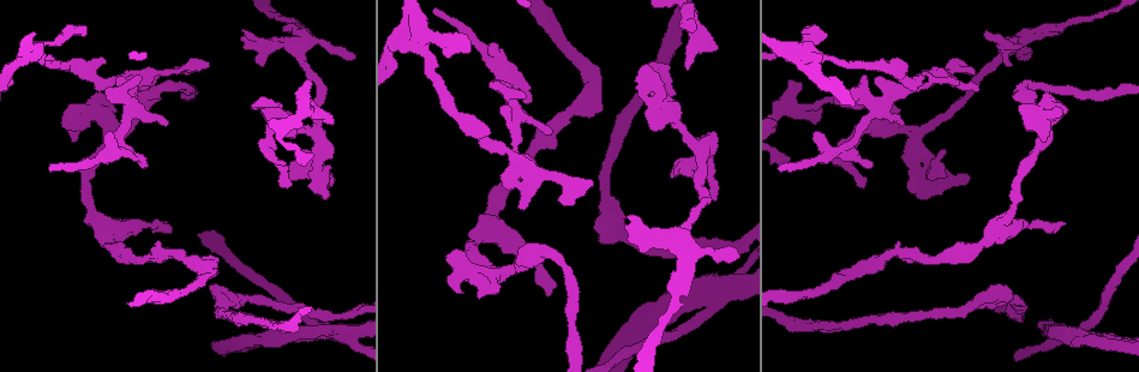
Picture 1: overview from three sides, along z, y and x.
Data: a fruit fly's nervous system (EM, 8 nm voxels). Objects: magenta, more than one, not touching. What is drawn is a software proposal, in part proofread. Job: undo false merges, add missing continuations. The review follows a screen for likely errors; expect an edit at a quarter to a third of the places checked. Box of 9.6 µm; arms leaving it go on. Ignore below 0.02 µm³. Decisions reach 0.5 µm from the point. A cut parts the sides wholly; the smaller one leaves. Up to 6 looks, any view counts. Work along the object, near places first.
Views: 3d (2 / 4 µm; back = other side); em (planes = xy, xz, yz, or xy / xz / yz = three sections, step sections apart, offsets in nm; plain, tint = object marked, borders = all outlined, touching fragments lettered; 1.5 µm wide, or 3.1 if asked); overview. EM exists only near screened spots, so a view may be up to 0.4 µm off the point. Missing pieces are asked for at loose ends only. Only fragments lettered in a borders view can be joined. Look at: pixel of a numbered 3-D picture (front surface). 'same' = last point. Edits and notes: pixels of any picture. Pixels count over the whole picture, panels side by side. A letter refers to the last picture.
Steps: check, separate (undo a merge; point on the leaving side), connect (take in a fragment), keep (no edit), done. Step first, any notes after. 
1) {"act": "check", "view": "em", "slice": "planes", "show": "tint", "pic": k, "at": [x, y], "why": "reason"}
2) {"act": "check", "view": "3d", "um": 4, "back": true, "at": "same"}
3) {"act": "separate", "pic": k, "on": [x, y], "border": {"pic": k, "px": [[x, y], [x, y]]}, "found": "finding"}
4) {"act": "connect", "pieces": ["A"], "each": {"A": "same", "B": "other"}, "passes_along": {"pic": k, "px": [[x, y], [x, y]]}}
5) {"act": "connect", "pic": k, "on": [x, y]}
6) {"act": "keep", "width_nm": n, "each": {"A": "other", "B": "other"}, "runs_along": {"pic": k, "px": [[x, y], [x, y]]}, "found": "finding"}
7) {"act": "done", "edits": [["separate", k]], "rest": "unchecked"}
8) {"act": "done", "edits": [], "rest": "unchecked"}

{"act": "check", "view": "3d", "um": 4, "pic": 1, "at": [551, 134], "why": "thin end"}

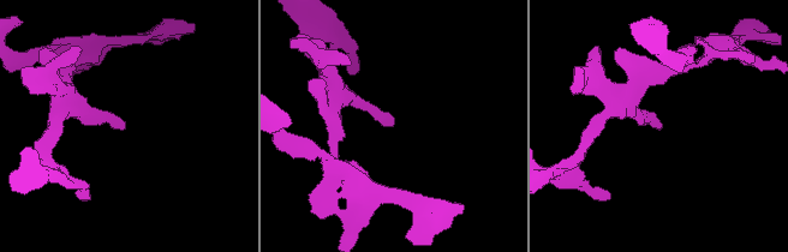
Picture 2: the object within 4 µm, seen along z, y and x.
{"act": "check", "view": "em", "slice": "yz", "step": 4, "show": "borders", "pic": 2, "at": [660, 128], "why": "now the EM"}

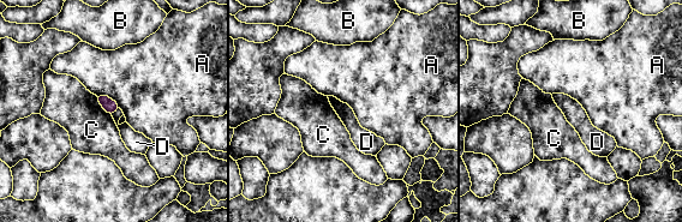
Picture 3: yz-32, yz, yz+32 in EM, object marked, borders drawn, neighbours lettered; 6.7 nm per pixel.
{"act": "check", "view": "em", "slice": "planes", "show": "borders", "at": "same"}

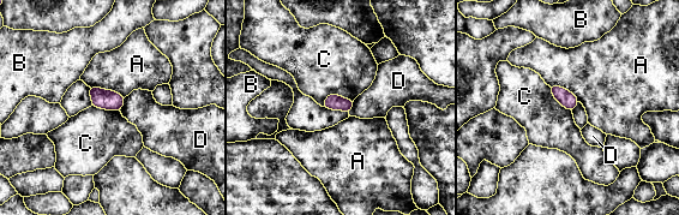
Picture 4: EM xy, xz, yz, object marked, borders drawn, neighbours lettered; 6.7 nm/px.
{"act": "keep", "each": {"A": "other", "B": "other", "C": "other", "D": "other"}, "border": {"pic": 4, "px": [[353, 101], [330, 94], [322, 105]]}, "found": "none of them fits"}

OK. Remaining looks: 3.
{"act": "check", "view": "3d", "um": 2, "back": true, "pic": 1, "at": [740, 256]}

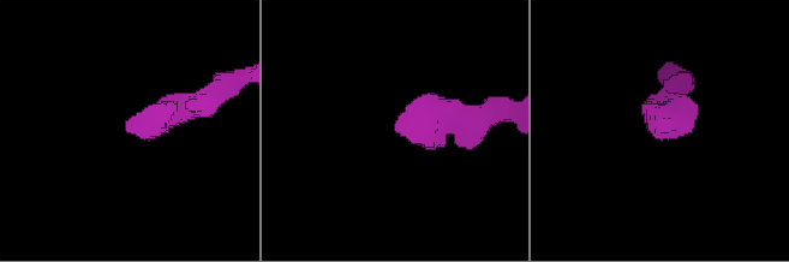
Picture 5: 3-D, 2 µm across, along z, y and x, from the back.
{"act": "check", "view": "em", "slice": "planes", "show": "plain", "pic": 5, "at": [661, 115], "why": "need the tissue"}

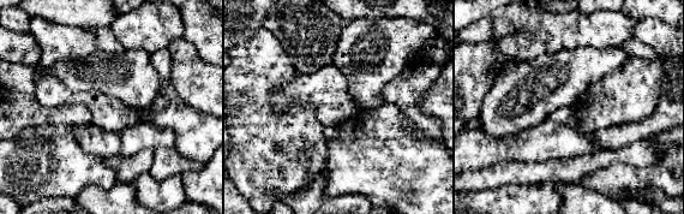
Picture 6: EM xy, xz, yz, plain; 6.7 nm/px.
{"act": "check", "view": "em", "slice": "planes", "show": "borders", "at": "same", "why": "what lies round it"}

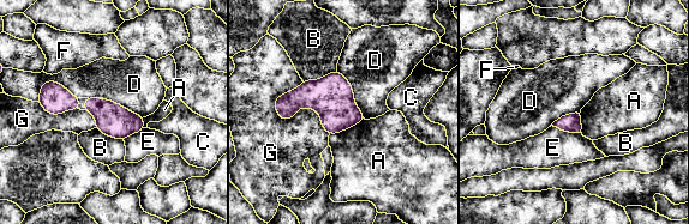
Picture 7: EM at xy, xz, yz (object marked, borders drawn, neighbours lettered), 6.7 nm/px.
{"act": "keep", "each": {"A": "other", "B": "other", "C": "other", "D": "other", "E": "other", "F": "other", "G": "other"}, "border": {"pic": 7, "px": [[78, 97], [46, 82], [37, 101]]}, "found": "none of them fits"}

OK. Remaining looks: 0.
{"act": "done", "edits": [], "rest": "unchecked"}

